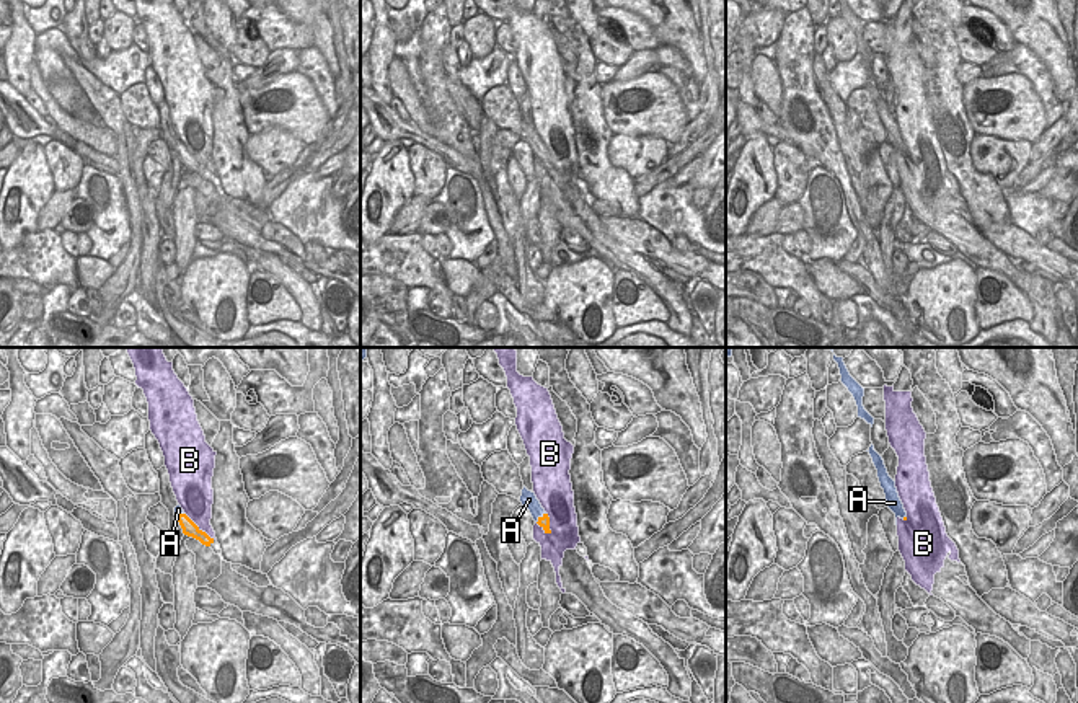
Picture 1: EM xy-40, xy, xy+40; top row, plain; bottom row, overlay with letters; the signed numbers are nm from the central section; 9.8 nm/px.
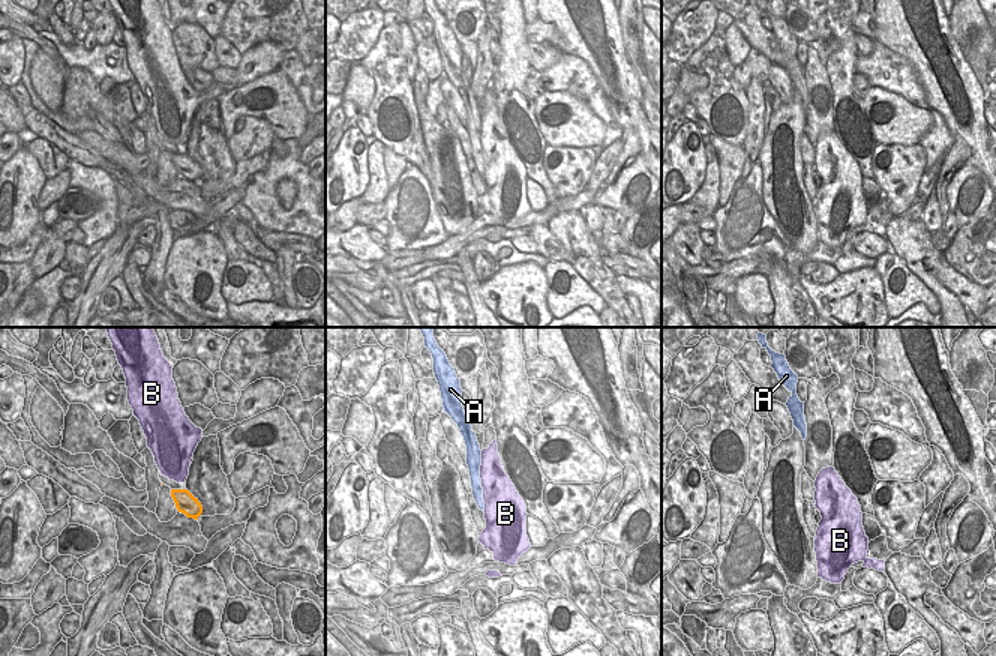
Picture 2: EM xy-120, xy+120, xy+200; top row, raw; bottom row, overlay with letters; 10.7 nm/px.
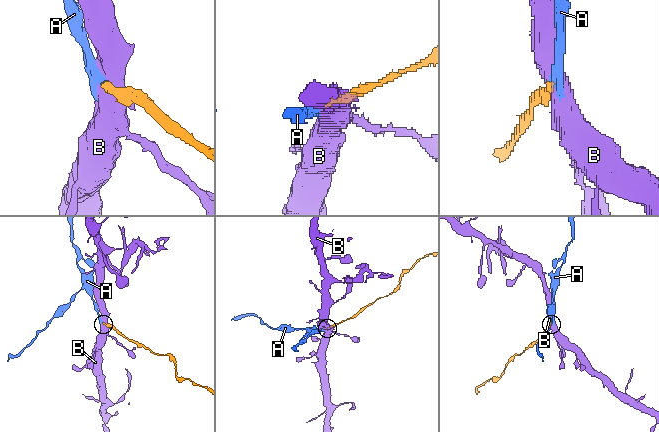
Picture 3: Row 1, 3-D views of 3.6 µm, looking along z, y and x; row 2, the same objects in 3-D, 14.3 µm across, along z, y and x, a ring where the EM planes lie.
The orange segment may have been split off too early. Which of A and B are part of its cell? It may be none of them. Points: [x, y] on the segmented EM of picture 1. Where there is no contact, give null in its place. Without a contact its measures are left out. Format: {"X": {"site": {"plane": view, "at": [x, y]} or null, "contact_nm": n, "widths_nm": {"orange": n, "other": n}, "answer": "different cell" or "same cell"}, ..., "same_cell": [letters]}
{"A": {"site": {"plane": "xy", "at": [540, 517]}, "contact_nm": 140, "widths_nm": {"orange": 100, "other": 160}, "answer": "different cell"}, "B": {"site": {"plane": "xy", "at": [548, 524]}, "contact_nm": 220, "widths_nm": {"orange": 100, "other": 320}, "answer": "different cell"}, "same_cell": []}

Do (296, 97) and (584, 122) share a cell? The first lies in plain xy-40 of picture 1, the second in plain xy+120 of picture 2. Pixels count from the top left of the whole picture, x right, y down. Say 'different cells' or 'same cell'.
same cell

